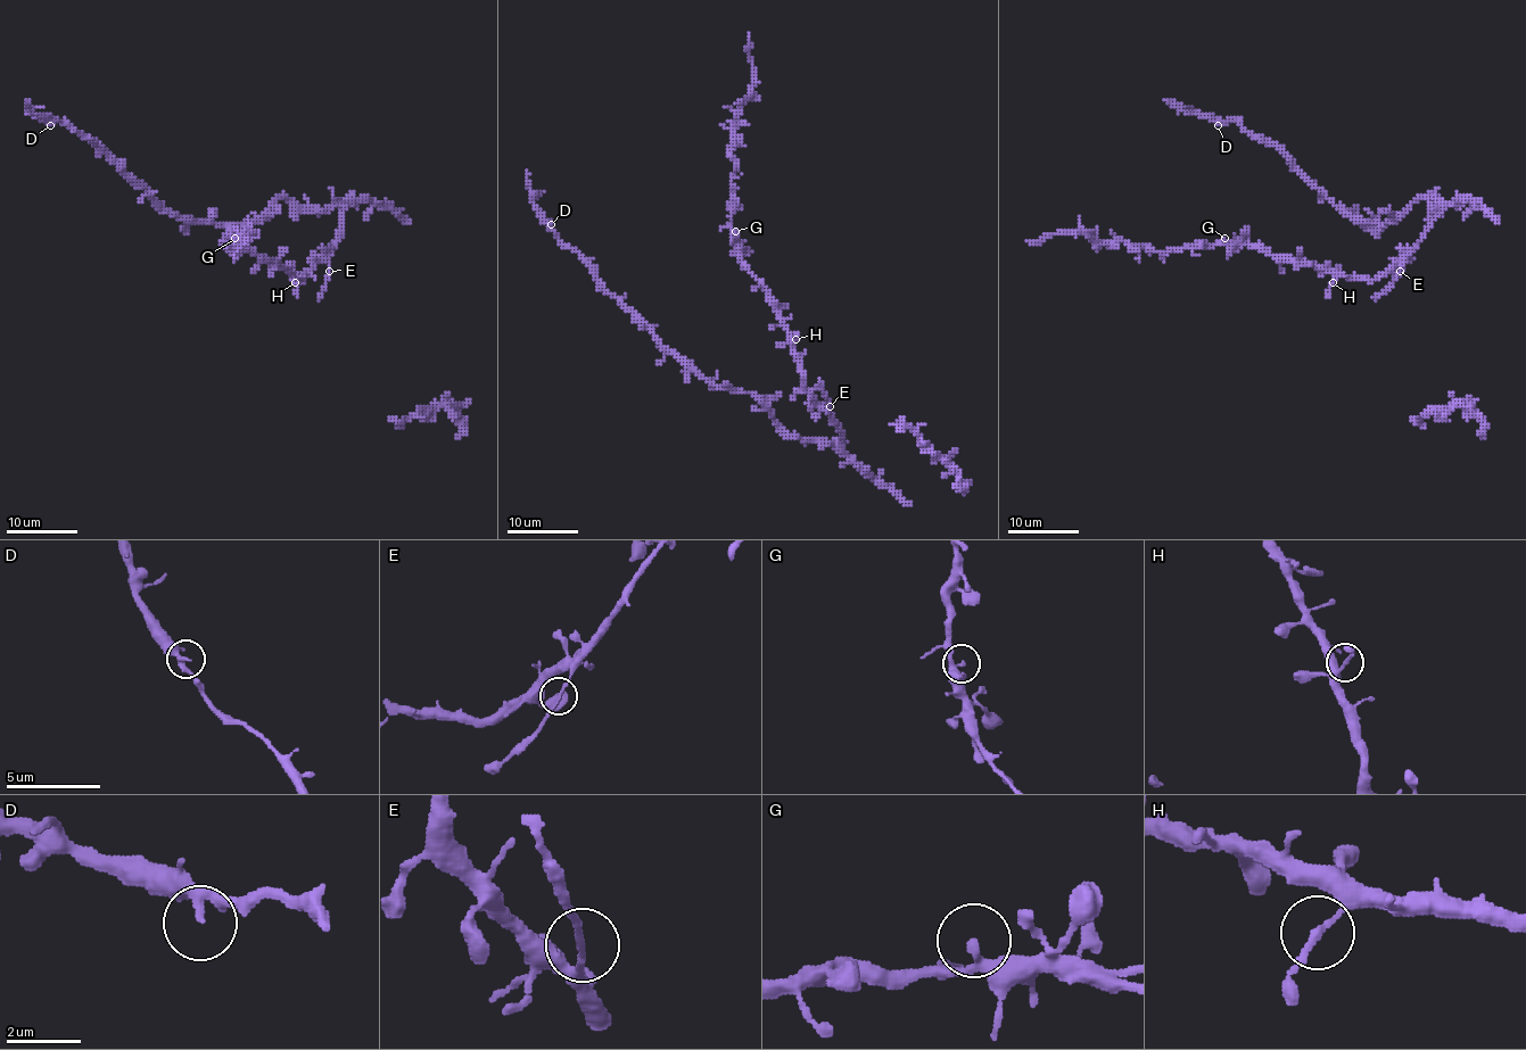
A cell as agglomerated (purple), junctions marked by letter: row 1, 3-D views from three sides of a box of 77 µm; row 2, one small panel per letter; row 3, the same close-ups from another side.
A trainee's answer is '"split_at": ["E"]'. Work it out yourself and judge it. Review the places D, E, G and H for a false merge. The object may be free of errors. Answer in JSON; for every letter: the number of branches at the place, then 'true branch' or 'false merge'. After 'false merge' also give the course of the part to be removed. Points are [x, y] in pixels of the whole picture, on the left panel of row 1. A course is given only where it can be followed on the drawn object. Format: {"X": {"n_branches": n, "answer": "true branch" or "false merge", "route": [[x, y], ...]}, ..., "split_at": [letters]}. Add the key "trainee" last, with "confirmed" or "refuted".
{"D": {"n_branches": 2, "answer": "true branch"}, "E": {"n_branches": 2, "answer": "false merge", "route": [[328, 270], [328, 281], [318, 298]]}, "G": {"n_branches": 2, "answer": "true branch"}, "H": {"n_branches": 2, "answer": "true branch"}, "split_at": ["E"], "trainee": "confirmed"}

